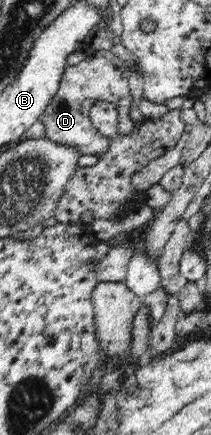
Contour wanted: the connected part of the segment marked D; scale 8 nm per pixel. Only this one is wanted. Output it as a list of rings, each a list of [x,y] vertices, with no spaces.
[[[111,51],[88,53],[79,63],[65,67],[55,98],[42,114],[40,121],[45,127],[44,136],[65,146],[74,146],[83,156],[102,157],[111,144],[111,139],[103,136],[89,120],[88,112],[97,100],[105,100],[115,106],[118,112],[118,134],[129,134],[137,122],[129,117],[132,97],[129,90],[131,71],[125,62]]]

